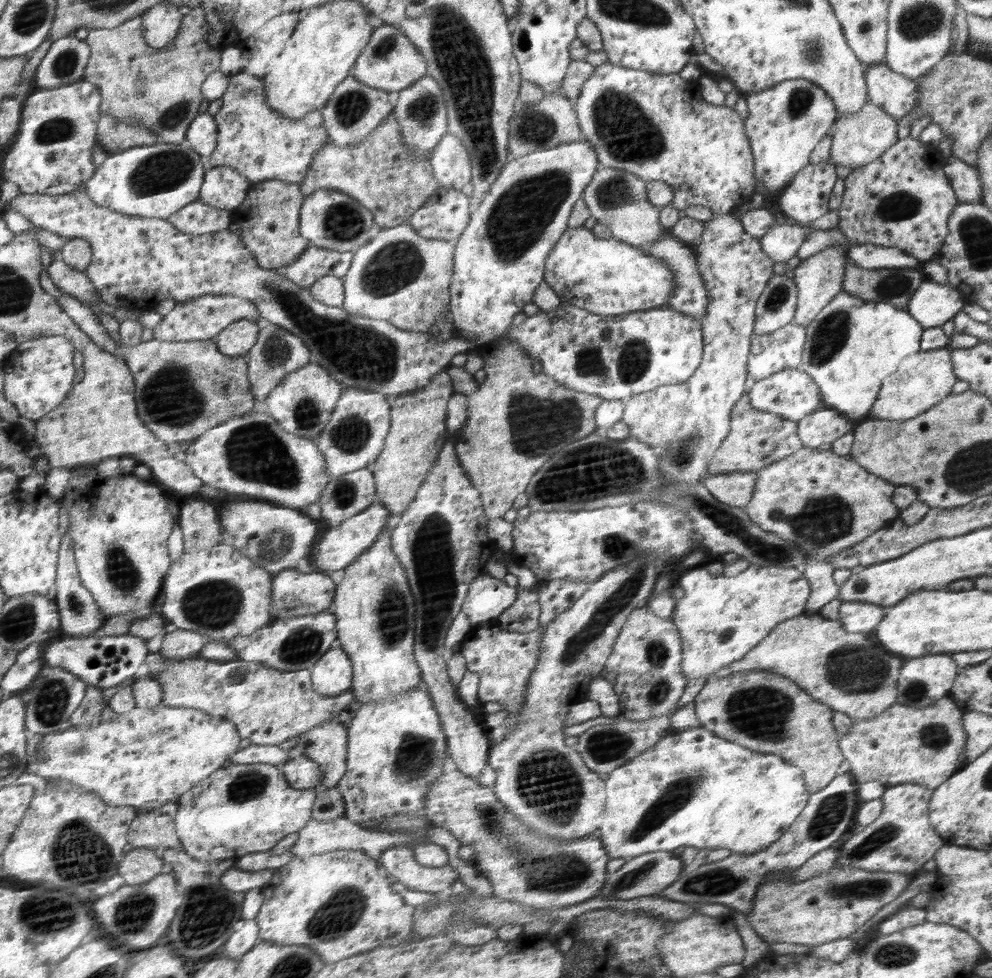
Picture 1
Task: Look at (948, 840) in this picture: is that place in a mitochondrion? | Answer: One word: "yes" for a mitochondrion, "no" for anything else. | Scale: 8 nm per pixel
no

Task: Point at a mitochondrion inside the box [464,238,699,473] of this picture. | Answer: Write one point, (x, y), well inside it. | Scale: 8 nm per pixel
(537, 425)

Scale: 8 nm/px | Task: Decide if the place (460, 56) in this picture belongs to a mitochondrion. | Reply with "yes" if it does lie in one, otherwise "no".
yes

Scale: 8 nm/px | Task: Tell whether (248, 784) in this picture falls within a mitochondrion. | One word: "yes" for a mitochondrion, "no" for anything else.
yes

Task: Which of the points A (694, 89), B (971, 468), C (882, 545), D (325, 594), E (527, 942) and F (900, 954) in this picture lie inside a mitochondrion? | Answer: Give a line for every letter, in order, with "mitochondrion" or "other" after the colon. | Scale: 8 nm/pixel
A: other
B: mitochondrion
C: mitochondrion
D: other
E: other
F: mitochondrion

